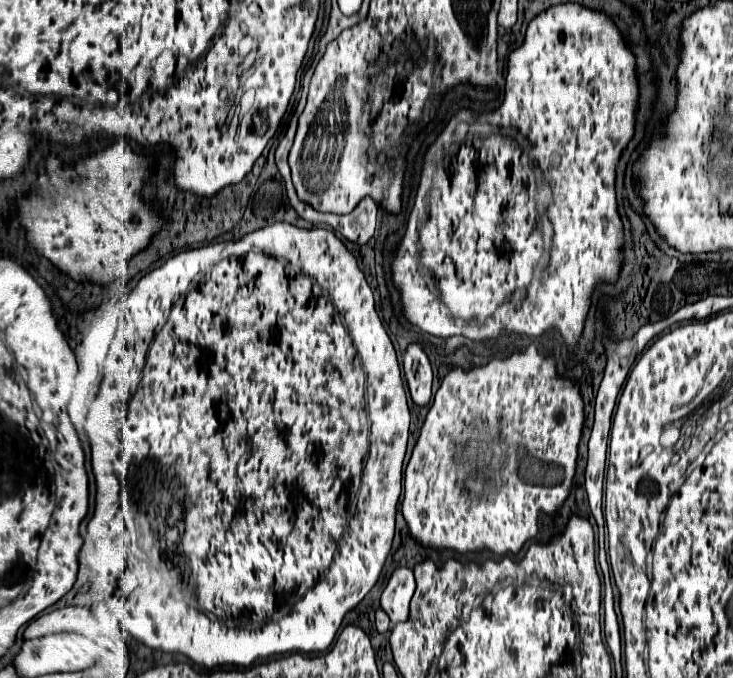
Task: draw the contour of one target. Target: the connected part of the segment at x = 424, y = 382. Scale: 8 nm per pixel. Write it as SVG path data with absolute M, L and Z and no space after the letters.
M411 343L405 349L403 369L413 401L417 405L427 405L432 396L433 371L429 357L419 343Z

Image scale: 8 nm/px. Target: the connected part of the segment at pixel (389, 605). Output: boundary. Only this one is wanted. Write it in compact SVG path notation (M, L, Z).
M399 567L393 571L383 595L381 609L389 615L391 623L403 623L409 617L409 601L415 591L413 571L407 567Z

